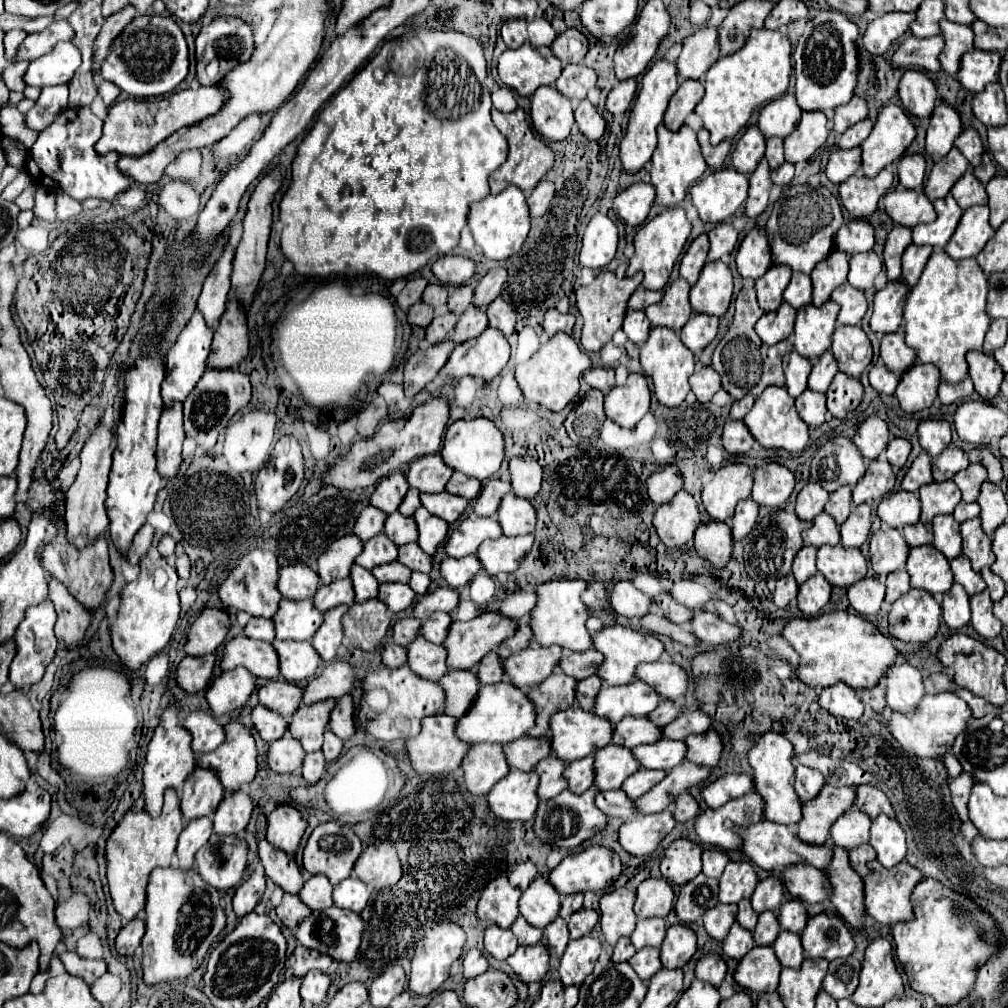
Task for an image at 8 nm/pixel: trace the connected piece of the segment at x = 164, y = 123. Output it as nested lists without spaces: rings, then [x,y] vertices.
[[[213,85],[213,87],[199,87],[195,91],[185,89],[179,93],[165,95],[165,97],[153,97],[147,101],[137,101],[137,99],[117,101],[109,109],[109,115],[103,123],[103,135],[95,143],[95,151],[99,155],[115,151],[119,155],[141,157],[141,155],[149,153],[159,141],[173,135],[177,129],[195,125],[201,119],[215,115],[221,109],[221,105],[225,103],[225,97],[227,97],[225,91],[221,87]]]

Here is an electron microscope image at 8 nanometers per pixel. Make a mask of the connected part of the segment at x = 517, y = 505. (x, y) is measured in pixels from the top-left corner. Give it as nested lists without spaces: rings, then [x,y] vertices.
[[[507,493],[497,509],[503,535],[525,535],[535,531],[535,509],[527,499]]]

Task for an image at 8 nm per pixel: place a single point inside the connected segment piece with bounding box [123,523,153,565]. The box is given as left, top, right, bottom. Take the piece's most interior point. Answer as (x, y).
(143, 538)

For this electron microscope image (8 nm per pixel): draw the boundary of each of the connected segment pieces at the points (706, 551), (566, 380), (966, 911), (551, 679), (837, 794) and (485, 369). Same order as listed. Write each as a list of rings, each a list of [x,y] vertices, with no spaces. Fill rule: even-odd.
[[[721,521],[701,523],[695,531],[695,551],[711,567],[723,569],[729,563],[733,551],[731,529]]]
[[[557,333],[547,343],[543,343],[531,359],[517,365],[515,377],[517,377],[521,391],[525,393],[529,401],[547,407],[549,411],[561,411],[565,409],[567,403],[571,403],[577,397],[579,377],[583,369],[589,369],[589,367],[591,367],[589,355],[573,341],[573,337],[565,333]],[[547,369],[553,373],[547,373]]]
[[[921,879],[913,889],[911,903],[915,917],[891,925],[897,959],[917,993],[931,995],[937,1005],[955,1005],[971,995],[977,967],[997,951],[999,931],[995,921],[975,901],[947,889],[937,879]]]
[[[555,671],[549,675],[541,685],[535,685],[527,697],[533,701],[535,713],[537,713],[537,725],[529,729],[527,735],[531,737],[545,737],[549,735],[549,717],[553,717],[557,711],[569,709],[575,701],[575,685],[577,679]]]
[[[823,785],[821,793],[813,801],[801,801],[803,817],[797,823],[797,837],[809,841],[809,845],[823,845],[831,825],[841,817],[849,807],[853,807],[853,787],[829,787]]]
[[[485,329],[477,339],[455,345],[449,361],[441,373],[449,375],[453,381],[463,377],[479,377],[485,385],[501,373],[509,361],[509,343],[505,335],[497,329]]]

